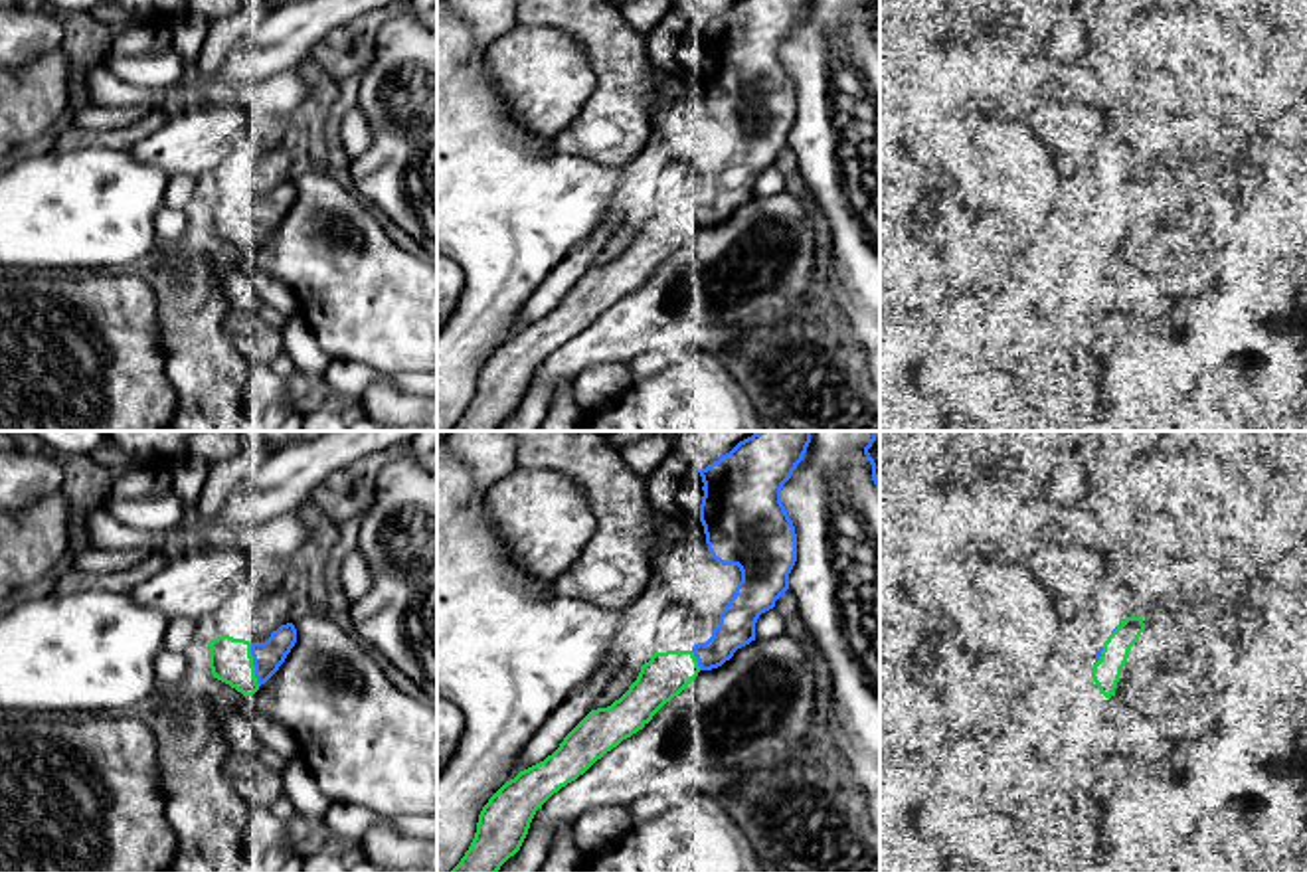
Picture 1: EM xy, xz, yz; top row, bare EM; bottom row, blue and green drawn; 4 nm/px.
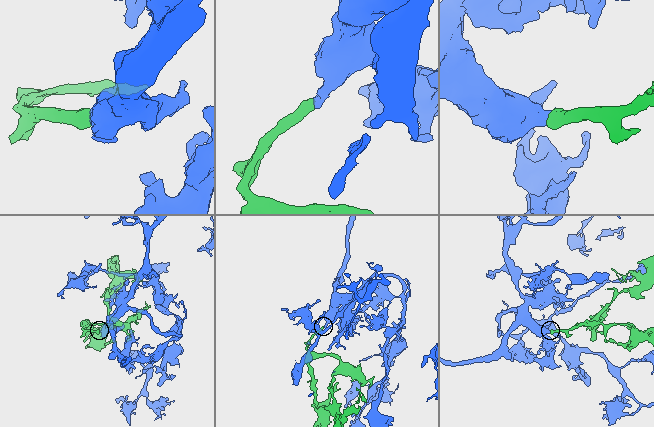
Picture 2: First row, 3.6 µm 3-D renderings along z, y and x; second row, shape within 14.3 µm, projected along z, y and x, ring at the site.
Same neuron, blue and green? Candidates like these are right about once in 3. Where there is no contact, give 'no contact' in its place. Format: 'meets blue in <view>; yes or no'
meets blue in xy; yes

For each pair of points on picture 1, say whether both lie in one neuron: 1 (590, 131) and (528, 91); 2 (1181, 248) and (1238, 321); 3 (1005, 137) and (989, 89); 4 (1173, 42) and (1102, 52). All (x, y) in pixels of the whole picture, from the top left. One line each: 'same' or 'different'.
1: different
2: different
3: different
4: different

